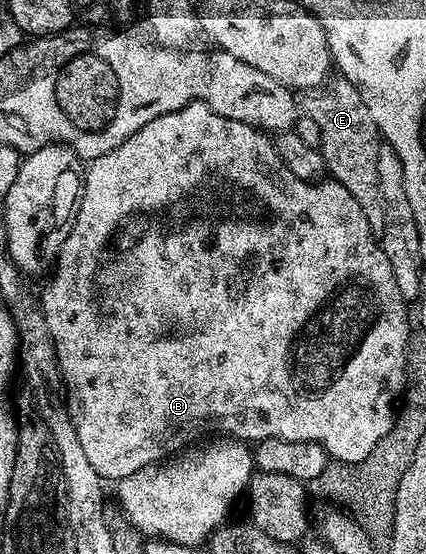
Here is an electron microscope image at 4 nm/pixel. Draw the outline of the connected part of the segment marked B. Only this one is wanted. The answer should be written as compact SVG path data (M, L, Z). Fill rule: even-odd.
M190 102L179 110L168 112L164 116L156 116L156 120L144 124L144 128L128 136L128 140L121 142L113 152L93 159L85 171L80 201L65 231L62 246L59 247L53 259L54 275L42 290L40 309L42 319L46 321L46 331L54 342L58 367L62 373L62 384L66 387L66 403L72 416L72 424L76 424L76 436L80 436L80 445L84 447L92 468L96 468L96 472L104 480L110 480L110 478L121 480L140 468L153 466L179 453L183 448L189 447L195 441L193 438L197 434L204 433L205 430L219 430L217 432L219 435L245 440L250 444L270 437L317 442L323 446L335 463L345 464L364 460L364 456L368 456L368 452L372 452L372 448L376 448L376 444L380 444L380 440L384 440L384 436L388 436L388 432L393 428L396 407L399 405L400 395L408 381L405 350L408 348L410 328L409 318L406 315L408 303L402 299L396 288L396 280L392 276L392 264L388 264L388 256L384 256L381 241L370 230L368 220L364 216L364 208L356 204L356 196L352 196L348 188L333 180L306 181L294 178L286 168L283 168L275 143L265 133L251 132L251 130L248 124L220 116L204 102Z

